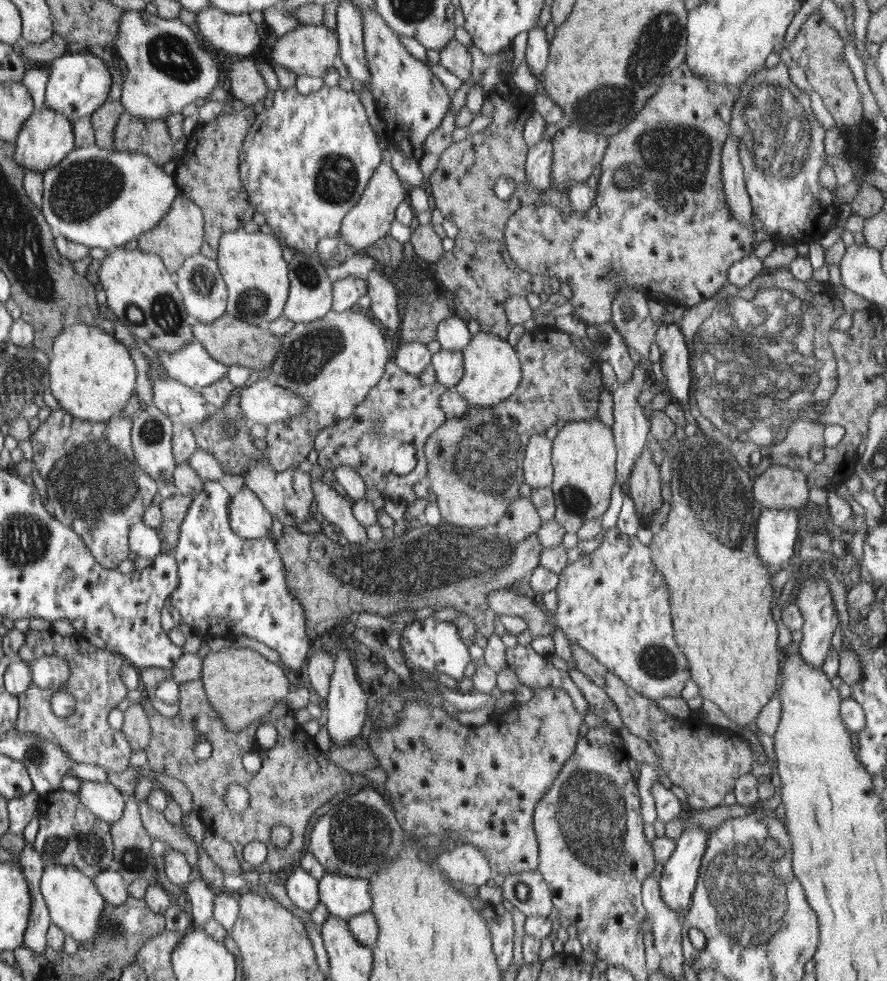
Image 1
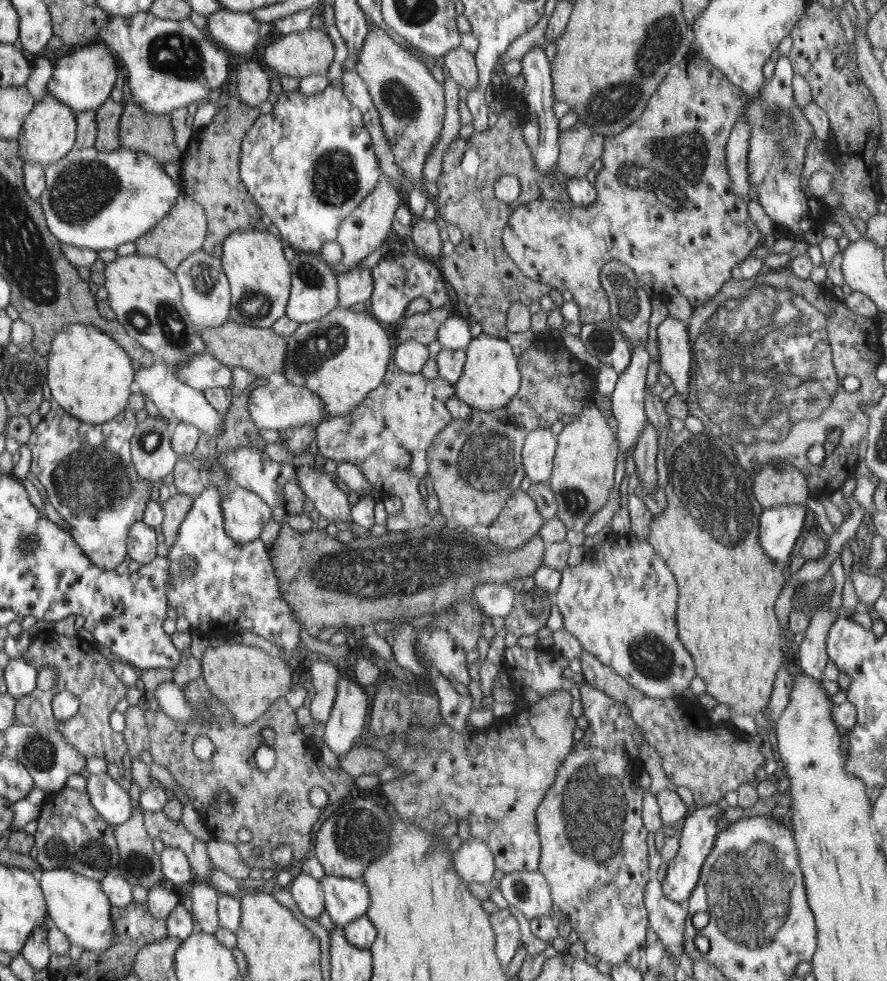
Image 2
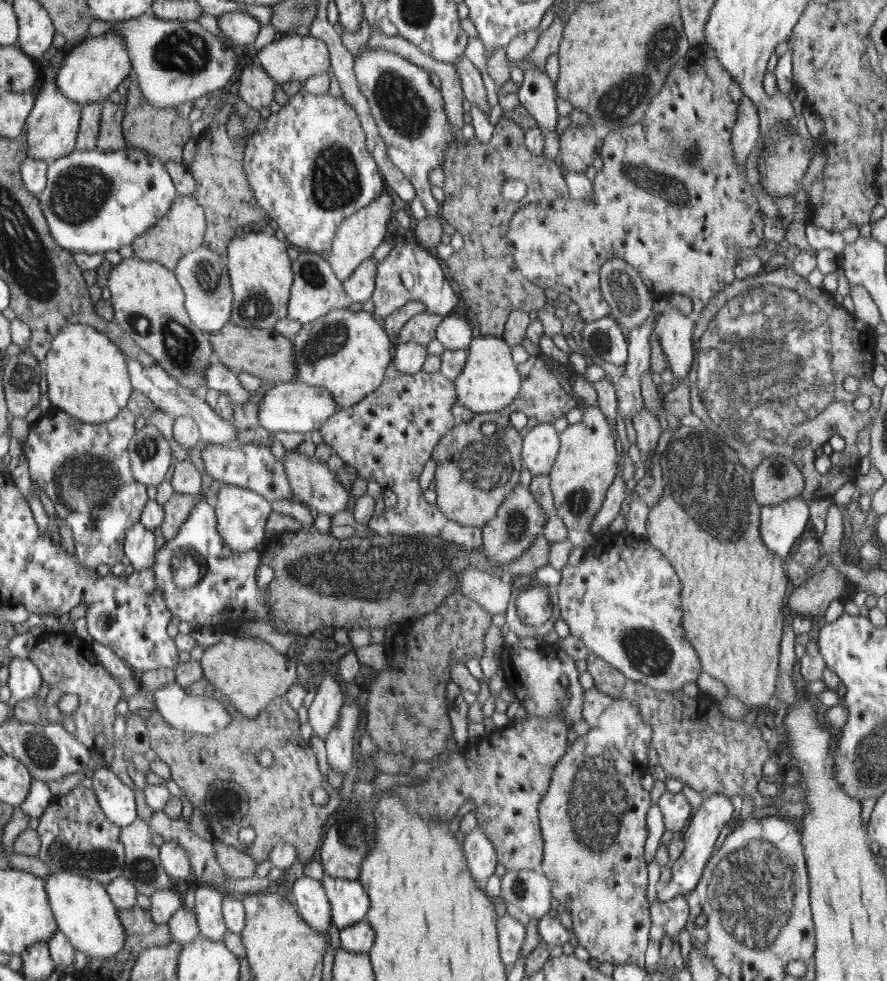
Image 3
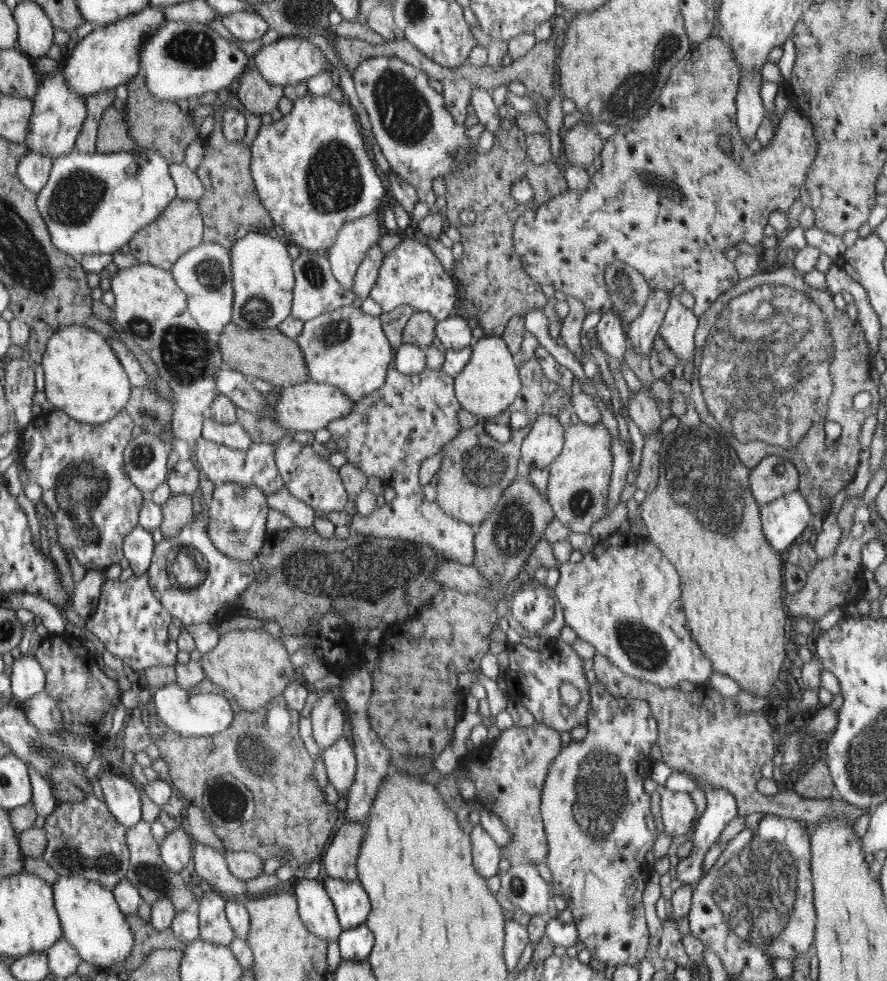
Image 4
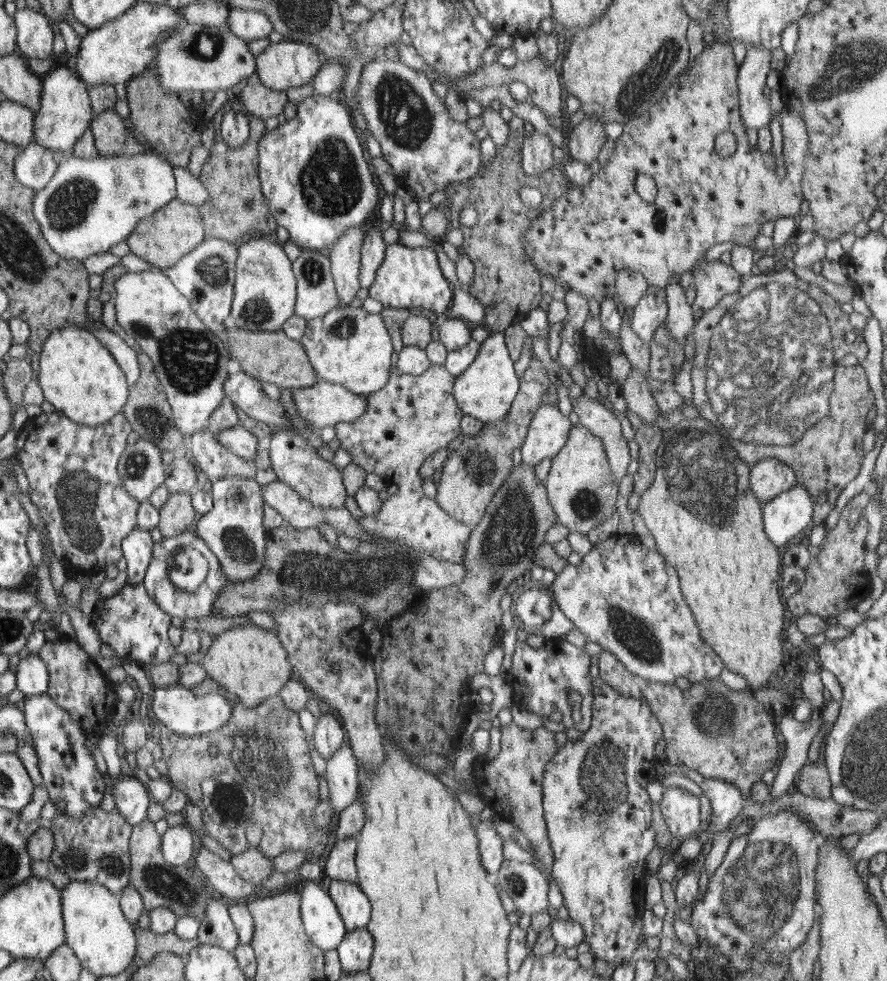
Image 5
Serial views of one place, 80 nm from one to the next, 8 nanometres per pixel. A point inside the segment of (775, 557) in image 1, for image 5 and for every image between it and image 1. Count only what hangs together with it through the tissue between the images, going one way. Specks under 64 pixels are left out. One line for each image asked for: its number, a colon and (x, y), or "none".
2: (779, 527)
3: (780, 525)
4: (783, 520)
5: (784, 517)

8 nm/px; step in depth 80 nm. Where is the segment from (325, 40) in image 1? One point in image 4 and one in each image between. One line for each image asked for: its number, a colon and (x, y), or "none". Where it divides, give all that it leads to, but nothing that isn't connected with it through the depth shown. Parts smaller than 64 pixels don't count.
2: (309, 52)
3: (295, 57)
4: (287, 61)

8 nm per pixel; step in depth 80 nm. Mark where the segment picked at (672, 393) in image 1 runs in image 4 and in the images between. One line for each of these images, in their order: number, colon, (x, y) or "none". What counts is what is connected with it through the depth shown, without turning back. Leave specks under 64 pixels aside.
2: (673, 338)
3: (674, 328)
4: (678, 326)

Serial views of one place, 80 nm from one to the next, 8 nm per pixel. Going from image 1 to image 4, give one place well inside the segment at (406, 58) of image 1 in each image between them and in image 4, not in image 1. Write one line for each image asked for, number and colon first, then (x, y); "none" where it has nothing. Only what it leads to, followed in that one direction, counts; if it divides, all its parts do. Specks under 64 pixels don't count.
2: (410, 102)
3: (408, 109)
4: (419, 138)

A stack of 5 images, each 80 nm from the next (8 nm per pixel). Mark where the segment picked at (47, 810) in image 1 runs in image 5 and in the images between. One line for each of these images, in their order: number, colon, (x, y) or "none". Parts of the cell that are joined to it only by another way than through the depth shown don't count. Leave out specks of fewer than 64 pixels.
2: (72, 834)
3: (77, 837)
4: (85, 840)
5: (96, 847)

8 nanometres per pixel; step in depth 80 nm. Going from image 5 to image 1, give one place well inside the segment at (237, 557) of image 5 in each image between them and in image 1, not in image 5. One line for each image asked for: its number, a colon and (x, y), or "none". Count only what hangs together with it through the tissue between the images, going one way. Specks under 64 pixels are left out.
1: (249, 518)
2: (245, 514)
3: (241, 513)
4: (237, 512)

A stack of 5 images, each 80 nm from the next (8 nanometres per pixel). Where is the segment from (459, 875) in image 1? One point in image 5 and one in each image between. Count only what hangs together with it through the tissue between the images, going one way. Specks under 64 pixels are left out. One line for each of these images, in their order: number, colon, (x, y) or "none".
2: (474, 861)
3: (479, 853)
4: (486, 852)
5: (491, 845)

